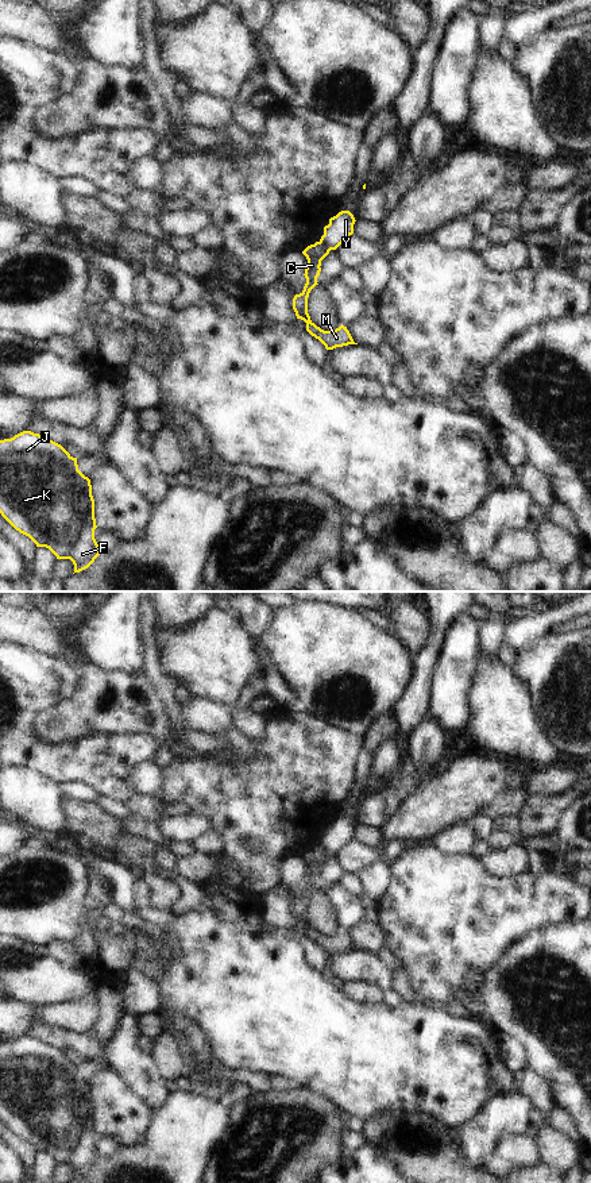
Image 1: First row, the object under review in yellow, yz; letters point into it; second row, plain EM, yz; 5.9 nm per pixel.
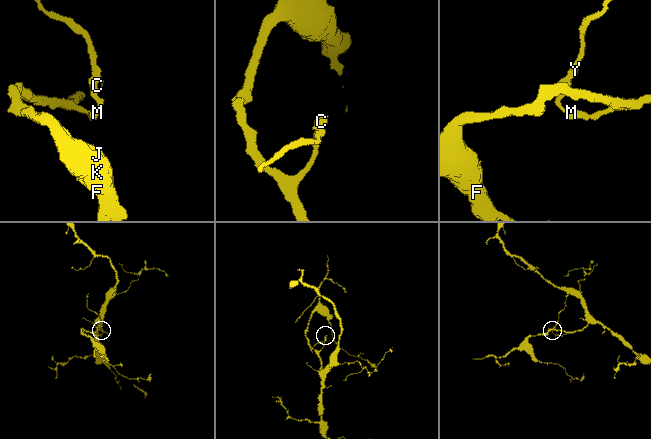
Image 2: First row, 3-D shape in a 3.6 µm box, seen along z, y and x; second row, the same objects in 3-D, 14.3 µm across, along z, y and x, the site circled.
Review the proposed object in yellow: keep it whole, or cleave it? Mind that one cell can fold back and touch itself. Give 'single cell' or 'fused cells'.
fused cells

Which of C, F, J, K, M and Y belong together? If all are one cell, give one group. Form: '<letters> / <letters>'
C F J K M / Y

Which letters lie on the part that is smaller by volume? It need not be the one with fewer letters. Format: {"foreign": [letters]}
{"foreign": ["Y"]}

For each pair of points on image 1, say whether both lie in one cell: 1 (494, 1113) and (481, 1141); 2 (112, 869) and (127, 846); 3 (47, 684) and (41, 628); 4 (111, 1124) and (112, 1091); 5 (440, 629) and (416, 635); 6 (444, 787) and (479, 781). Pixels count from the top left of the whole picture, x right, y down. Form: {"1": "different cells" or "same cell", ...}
{"1": "same cell", "2": "different cells", "3": "different cells", "4": "same cell", "5": "different cells", "6": "same cell"}

